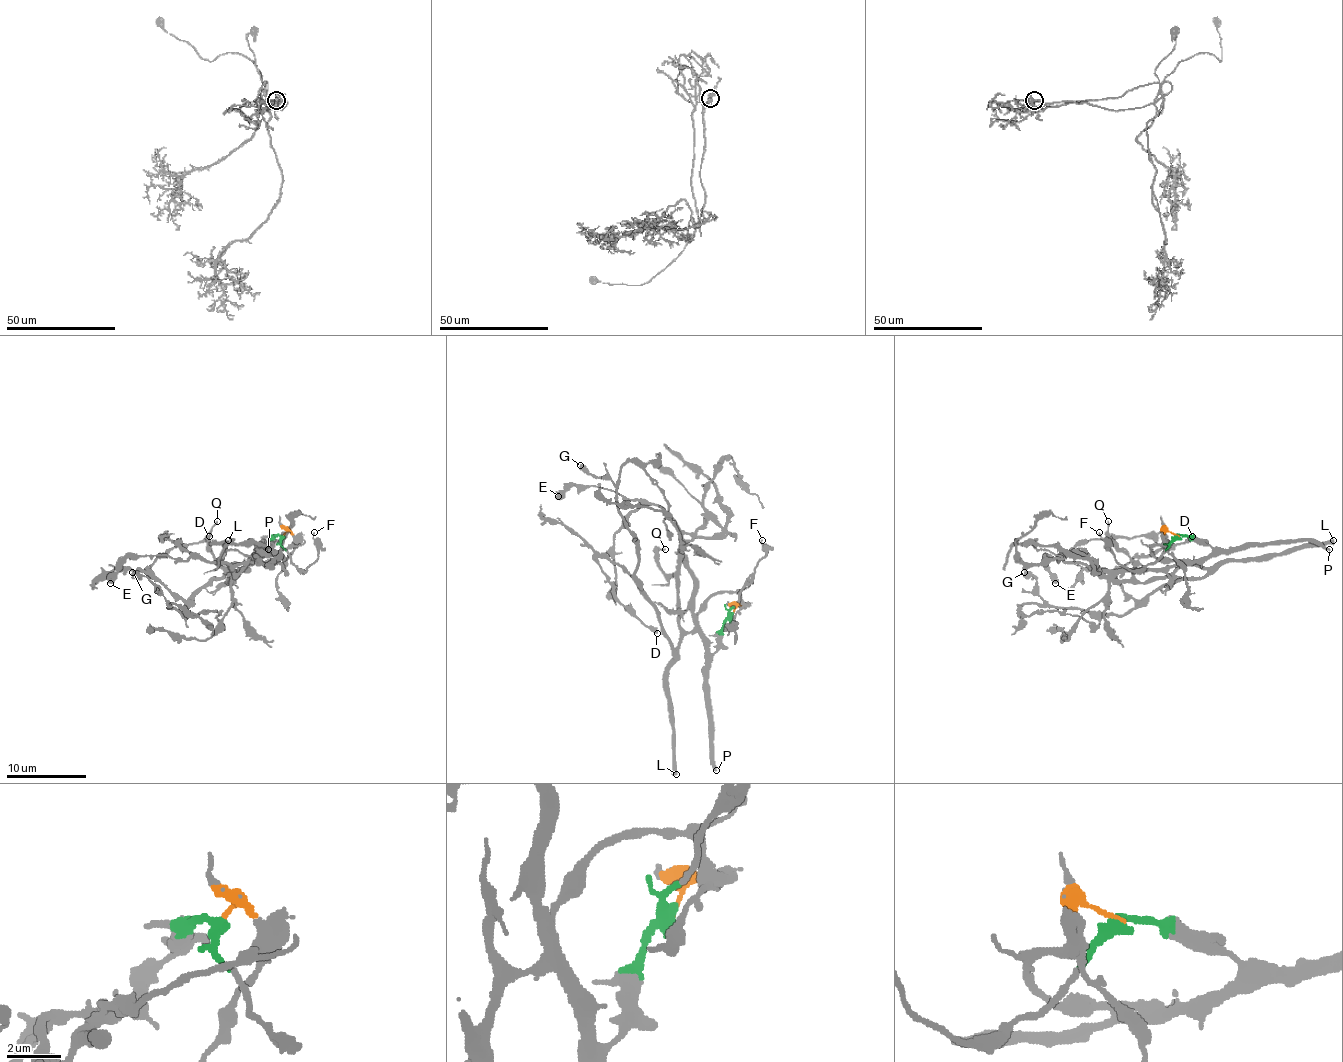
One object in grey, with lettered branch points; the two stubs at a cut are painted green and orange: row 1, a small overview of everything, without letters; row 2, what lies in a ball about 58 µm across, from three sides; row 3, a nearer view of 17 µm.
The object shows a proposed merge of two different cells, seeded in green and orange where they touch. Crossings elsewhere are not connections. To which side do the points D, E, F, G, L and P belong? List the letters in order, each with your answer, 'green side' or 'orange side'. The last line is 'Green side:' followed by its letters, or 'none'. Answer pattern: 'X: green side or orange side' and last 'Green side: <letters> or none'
D: orange side
E: green side
F: green side
G: orange side
L: orange side
P: green side
Green side: E, F, P

